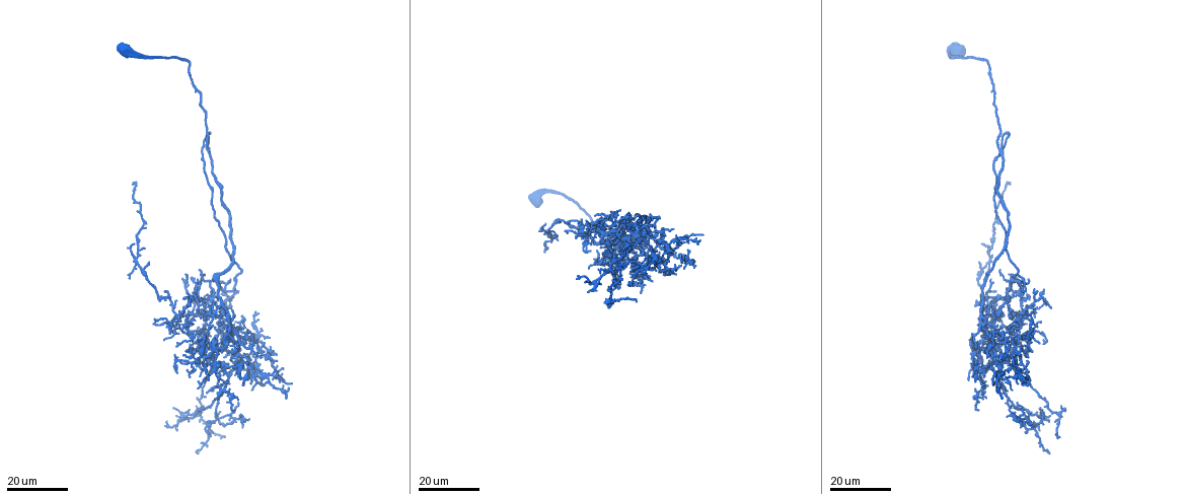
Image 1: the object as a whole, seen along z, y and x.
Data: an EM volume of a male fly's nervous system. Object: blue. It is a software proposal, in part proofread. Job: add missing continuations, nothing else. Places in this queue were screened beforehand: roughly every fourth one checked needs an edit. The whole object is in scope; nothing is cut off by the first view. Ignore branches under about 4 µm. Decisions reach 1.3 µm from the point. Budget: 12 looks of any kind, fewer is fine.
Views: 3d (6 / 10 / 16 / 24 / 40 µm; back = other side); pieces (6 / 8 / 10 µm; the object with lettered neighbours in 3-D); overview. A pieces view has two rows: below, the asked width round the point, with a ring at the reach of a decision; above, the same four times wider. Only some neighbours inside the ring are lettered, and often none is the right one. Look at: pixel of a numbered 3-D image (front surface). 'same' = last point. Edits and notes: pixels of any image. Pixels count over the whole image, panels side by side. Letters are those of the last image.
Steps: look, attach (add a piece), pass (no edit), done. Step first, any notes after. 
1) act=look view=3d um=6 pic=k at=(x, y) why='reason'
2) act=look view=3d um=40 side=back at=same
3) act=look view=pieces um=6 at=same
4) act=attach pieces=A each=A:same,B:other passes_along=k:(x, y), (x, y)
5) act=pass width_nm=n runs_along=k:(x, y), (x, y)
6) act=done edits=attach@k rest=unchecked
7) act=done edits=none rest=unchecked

act=look view=3d um=24 pic=1 at=(1015, 275) why='thin end'

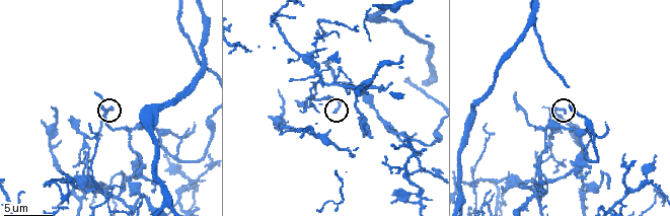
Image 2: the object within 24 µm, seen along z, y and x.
act=look view=pieces um=6 pic=2 at=(566, 109) why='see the neighbours'

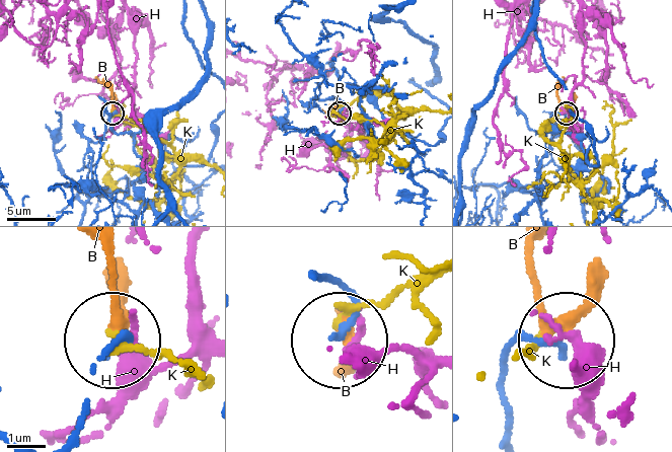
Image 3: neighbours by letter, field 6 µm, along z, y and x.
act=pass each=B:other,H:other,K:other runs_along=3:(380, 74), (320, 83), (341, 111) found='none of them fits'

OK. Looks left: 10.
act=look view=pieces um=10 pic=2 at=(195, 123) why='tapers out'

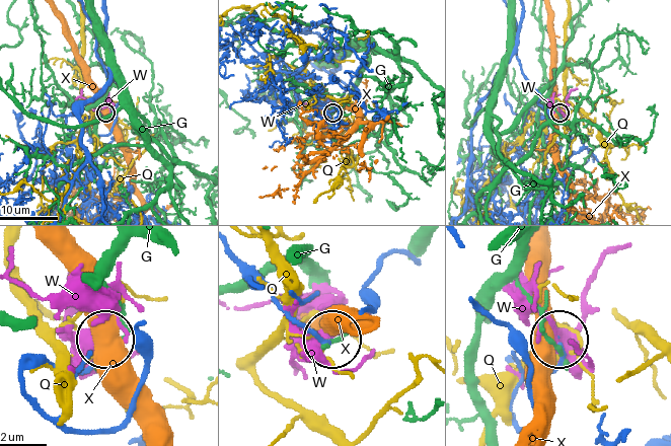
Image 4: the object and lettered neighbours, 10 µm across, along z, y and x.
act=pass each=G:other,Q:other,W:other,X:other found='no lettered piece goes on from it'

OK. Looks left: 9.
act=look view=3d um=24 pic=1 at=(216, 321) why='free end'

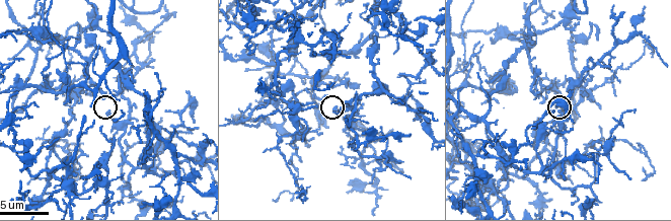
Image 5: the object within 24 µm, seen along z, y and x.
act=look view=pieces um=8 pic=5 at=(336, 107) why='what lies round it'

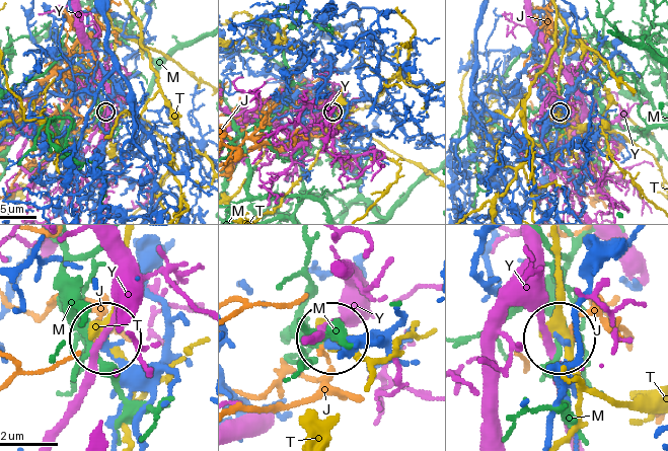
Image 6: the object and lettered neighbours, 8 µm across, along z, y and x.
act=pass width_nm=220 each=J:other,M:other,T:other,Y:other found='none of them fits'

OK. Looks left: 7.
act=look view=pieces um=8 pic=2 at=(515, 94) why='branch stops here'

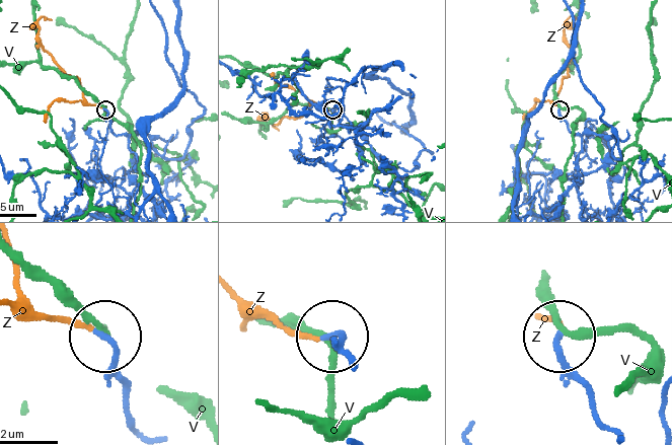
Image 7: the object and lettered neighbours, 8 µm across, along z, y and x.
act=attach pieces=Z each=V:other,Z:same passes_along=7:(110, 126), (41, 43), (45, 17) found='the neuron continues'

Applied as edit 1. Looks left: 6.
act=look view=3d um=24 pic=1 at=(239, 348) why='an open end'

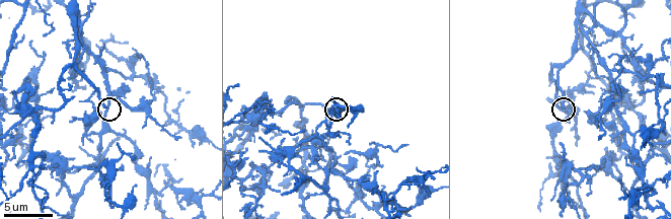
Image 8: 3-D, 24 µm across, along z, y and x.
act=look view=pieces um=10 pic=8 at=(562, 105)

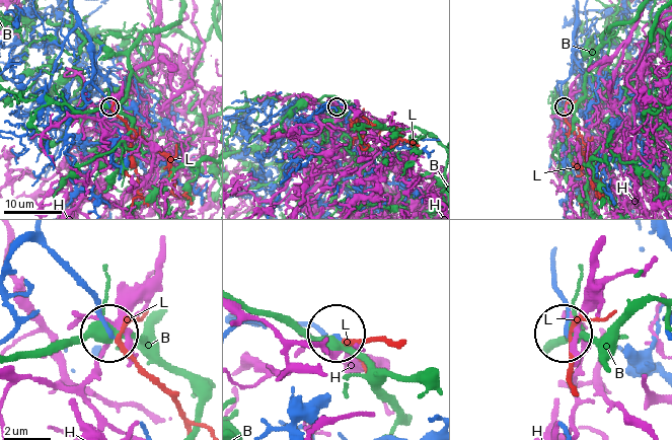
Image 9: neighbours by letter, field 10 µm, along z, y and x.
act=attach pieces=L width_nm=160 each=B:other,H:other,L:same passes_along=9:(556, 274), (569, 306), (570, 387) found='the neuron continues'

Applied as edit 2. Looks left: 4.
act=look view=3d um=24 pic=1 at=(544, 252) why='end of a long branch'

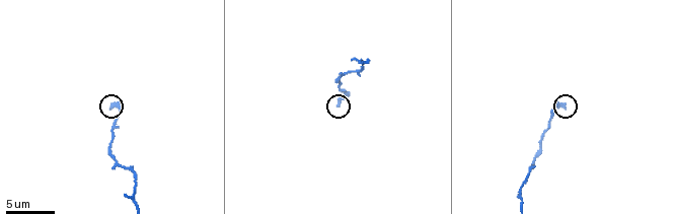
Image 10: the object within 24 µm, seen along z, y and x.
act=look view=pieces um=6 pic=10 at=(340, 105) why='what lies round it'

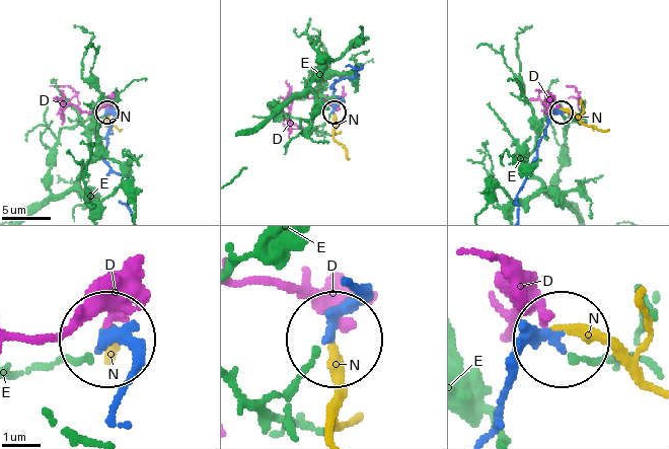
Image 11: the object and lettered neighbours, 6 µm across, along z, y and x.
act=attach pieces=N each=D:other,E:other,N:same passes_along=11:(347, 280), (360, 299), (335, 331), (335, 432) found='the neuron continues'

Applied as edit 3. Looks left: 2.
act=done edits=attach@7,attach@9,attach@11 rest=unchecked

